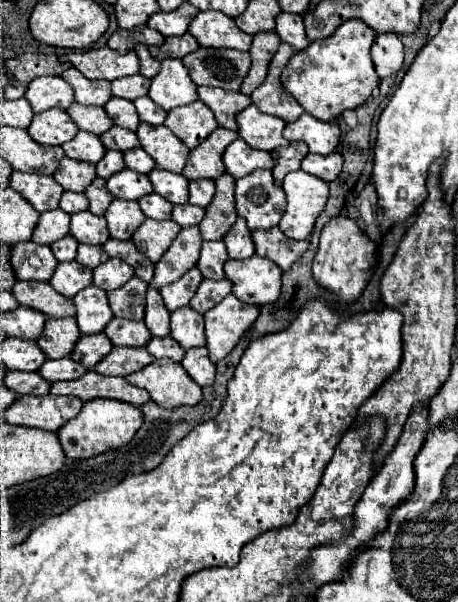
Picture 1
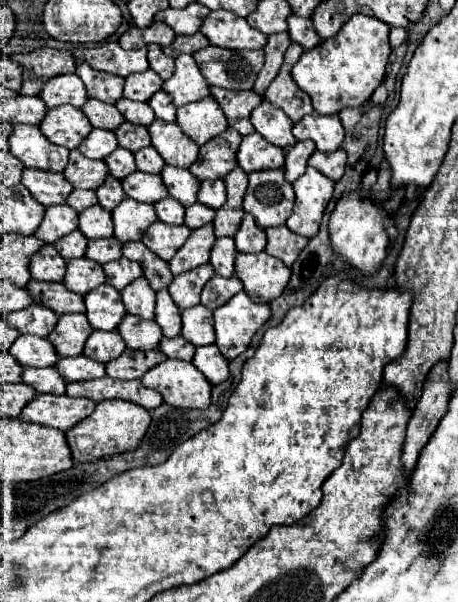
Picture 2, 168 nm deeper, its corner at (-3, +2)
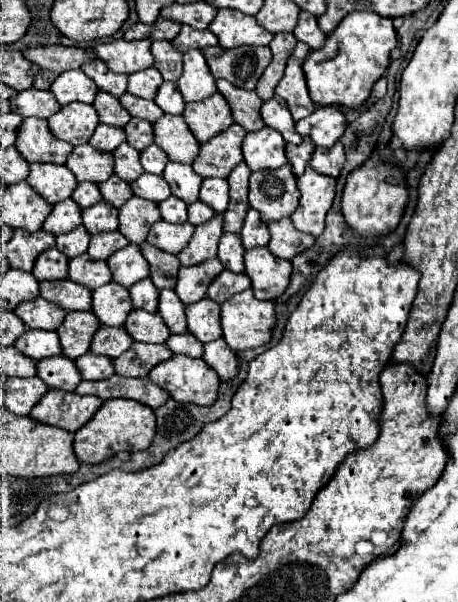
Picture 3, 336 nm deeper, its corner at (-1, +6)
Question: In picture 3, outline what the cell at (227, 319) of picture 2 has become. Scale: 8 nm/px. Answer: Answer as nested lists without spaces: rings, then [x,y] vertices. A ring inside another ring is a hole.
[[[241,291],[227,299],[221,305],[221,329],[223,329],[223,339],[233,351],[243,351],[243,349],[253,349],[259,345],[269,343],[271,339],[271,327],[275,325],[275,307],[273,301],[259,301],[253,297],[253,291]]]

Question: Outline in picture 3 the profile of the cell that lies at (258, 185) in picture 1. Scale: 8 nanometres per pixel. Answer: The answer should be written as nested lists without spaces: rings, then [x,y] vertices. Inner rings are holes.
[[[291,165],[251,173],[249,205],[259,211],[263,223],[289,217],[299,205],[299,189]]]

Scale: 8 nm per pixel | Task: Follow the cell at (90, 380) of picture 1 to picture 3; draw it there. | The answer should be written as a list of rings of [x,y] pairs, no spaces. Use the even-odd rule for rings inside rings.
[[[113,375],[103,381],[81,381],[75,393],[97,395],[101,399],[113,399],[113,397],[135,399],[139,403],[145,403],[151,409],[161,407],[169,399],[169,393],[157,387],[153,381],[149,381],[149,377],[133,379],[133,377],[121,377],[121,375]]]

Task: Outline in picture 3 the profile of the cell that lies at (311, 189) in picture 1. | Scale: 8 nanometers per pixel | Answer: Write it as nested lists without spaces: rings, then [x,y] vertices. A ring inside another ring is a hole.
[[[309,165],[297,179],[297,187],[301,191],[301,199],[299,207],[291,215],[291,221],[299,231],[317,237],[323,233],[325,215],[331,209],[335,197],[335,179],[317,173]]]

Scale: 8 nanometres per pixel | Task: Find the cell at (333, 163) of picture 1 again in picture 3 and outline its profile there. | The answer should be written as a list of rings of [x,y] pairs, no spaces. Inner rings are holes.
[[[335,143],[331,149],[325,149],[325,147],[317,147],[309,165],[323,173],[323,175],[331,175],[331,177],[337,177],[343,169],[343,163],[345,163],[345,151],[343,151],[343,145],[341,143]]]

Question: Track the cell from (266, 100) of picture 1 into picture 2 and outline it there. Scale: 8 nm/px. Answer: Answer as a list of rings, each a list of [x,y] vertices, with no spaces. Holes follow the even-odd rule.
[[[291,43],[291,47],[285,53],[285,61],[283,61],[279,75],[275,77],[275,81],[269,85],[269,89],[265,93],[265,99],[271,101],[271,105],[283,109],[293,123],[297,123],[305,115],[313,113],[311,97],[305,91],[301,91],[291,77],[293,63],[299,61],[301,53],[303,53],[303,47],[297,43]]]

